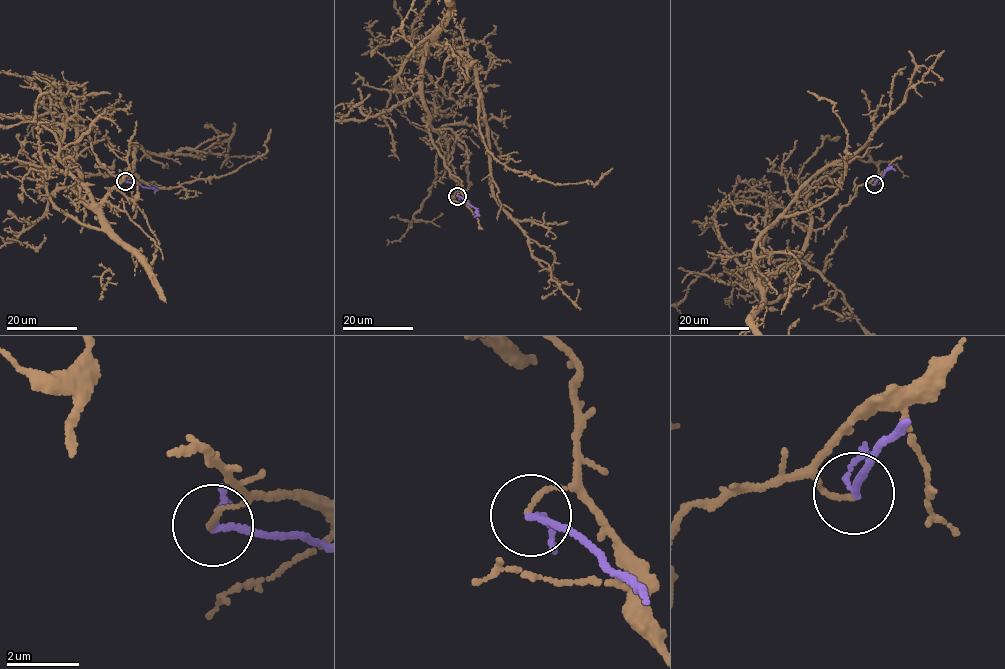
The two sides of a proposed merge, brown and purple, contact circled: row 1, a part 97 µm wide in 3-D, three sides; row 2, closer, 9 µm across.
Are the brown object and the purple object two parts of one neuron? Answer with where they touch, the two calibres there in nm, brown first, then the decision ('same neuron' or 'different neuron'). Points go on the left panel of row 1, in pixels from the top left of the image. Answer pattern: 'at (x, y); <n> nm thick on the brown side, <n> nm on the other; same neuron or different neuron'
at (125, 181); 140 nm thick on the brown side, 150 nm on the other; different neuron

